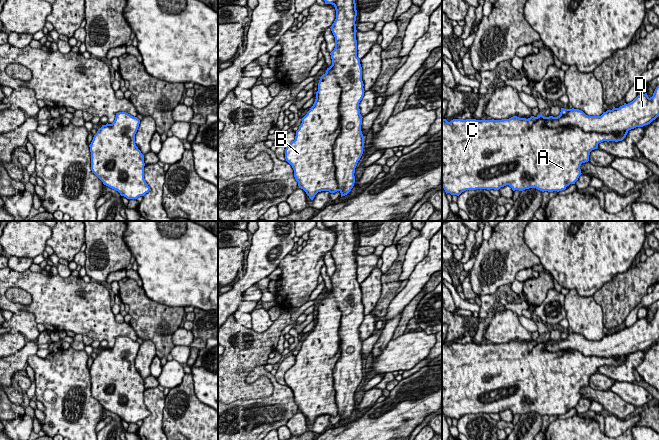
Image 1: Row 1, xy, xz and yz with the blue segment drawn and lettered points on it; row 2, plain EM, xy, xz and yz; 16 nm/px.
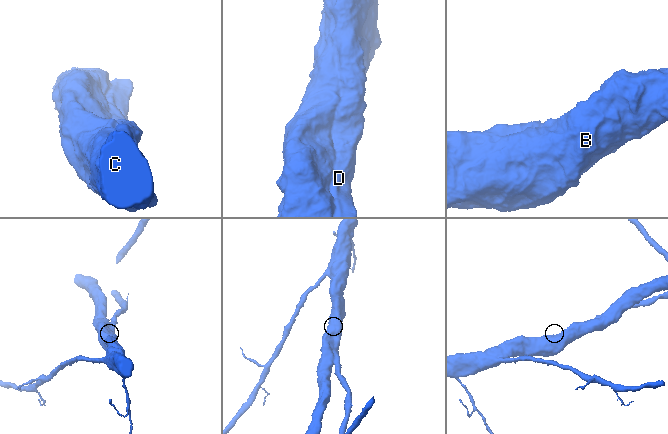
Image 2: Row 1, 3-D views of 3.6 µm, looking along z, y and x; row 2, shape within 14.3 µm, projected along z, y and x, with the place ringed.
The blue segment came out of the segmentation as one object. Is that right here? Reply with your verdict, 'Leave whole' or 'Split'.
Leave whole

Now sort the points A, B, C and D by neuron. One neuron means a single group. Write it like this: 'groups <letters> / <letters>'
groups A B C D

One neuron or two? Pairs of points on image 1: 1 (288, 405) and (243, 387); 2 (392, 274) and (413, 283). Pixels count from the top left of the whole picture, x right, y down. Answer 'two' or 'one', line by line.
1: two
2: two

